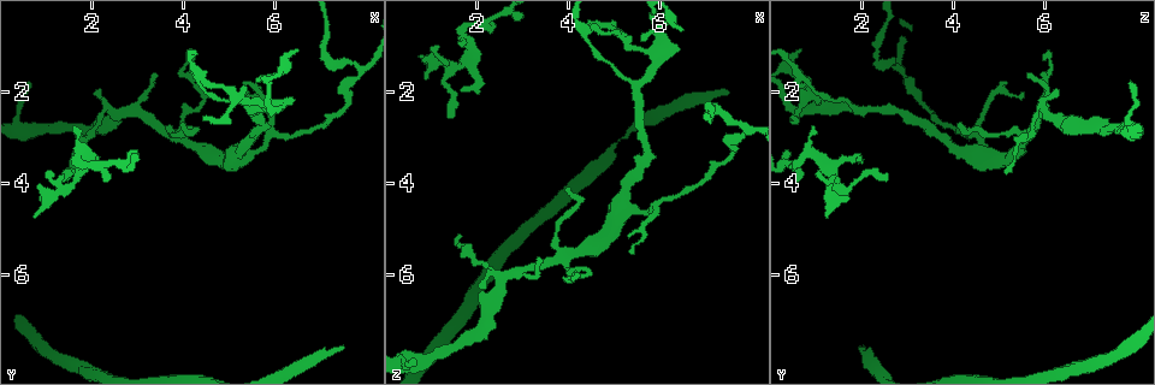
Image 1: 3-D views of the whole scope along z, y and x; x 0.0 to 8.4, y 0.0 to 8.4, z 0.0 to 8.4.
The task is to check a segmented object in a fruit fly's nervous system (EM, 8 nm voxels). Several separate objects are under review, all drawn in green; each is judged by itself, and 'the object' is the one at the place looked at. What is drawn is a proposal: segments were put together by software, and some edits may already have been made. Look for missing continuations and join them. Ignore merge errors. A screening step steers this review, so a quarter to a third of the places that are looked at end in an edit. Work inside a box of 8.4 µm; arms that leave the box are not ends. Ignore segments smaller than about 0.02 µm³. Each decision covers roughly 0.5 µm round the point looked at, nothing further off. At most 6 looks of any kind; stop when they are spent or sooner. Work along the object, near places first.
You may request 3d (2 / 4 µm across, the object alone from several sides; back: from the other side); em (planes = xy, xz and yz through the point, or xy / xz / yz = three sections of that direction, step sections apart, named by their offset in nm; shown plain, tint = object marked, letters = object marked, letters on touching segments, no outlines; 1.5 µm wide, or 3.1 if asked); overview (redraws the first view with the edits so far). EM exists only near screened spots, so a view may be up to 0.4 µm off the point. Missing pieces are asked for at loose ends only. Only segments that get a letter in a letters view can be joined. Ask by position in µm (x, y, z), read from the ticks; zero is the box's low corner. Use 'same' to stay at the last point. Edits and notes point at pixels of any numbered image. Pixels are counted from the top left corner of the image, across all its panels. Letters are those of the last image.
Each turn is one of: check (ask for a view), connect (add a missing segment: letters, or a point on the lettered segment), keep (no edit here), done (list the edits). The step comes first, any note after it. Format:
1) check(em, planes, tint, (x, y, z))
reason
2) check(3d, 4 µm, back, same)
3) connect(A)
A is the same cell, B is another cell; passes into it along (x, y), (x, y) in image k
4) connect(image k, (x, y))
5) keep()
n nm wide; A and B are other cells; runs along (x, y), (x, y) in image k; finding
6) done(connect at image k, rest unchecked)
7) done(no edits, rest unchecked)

check(em, planes, letters, (4.25, 1.30, 6.05))
tapers out

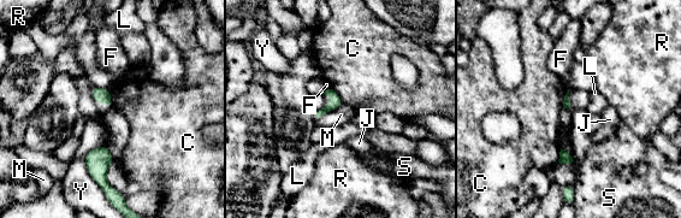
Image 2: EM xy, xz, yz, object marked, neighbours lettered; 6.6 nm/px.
keep()
C, F, J, L, M, R, S and Y are other cells; border along (343, 104), (327, 111), (314, 122) in image 2; none of them fits

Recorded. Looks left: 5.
check(3d, 2 µm, (1.55, 2.75, 0.85))
an open end

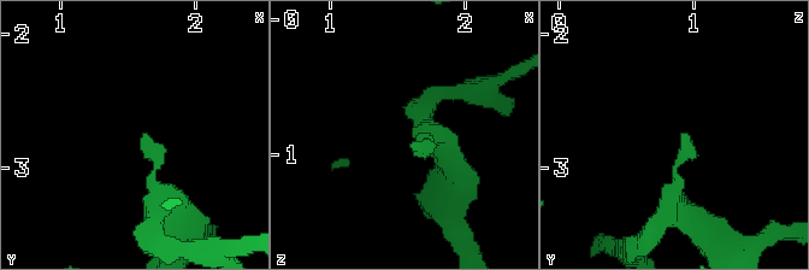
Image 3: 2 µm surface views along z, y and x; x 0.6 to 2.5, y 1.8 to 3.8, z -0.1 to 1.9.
check(em, planes, tint, (1.62, 2.74, 0.90))

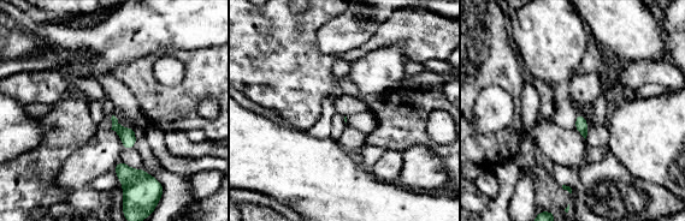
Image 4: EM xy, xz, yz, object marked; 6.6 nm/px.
check(em, planes, letters, same)
see the neighbours

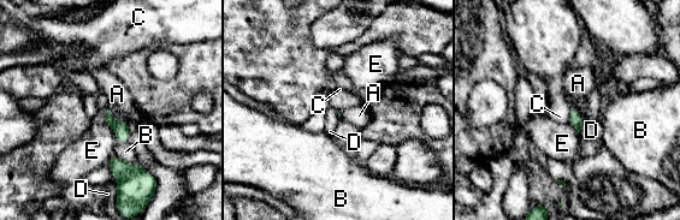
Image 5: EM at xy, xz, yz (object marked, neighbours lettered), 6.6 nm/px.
keep()
A, B, C, D and E are other cells; border along (107, 108), (114, 119), (128, 123) in image 5; no lettered segment goes on from it

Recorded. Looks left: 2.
check(3d, 4 µm, (7.50, 7.55, 2.05))
long arm stops here

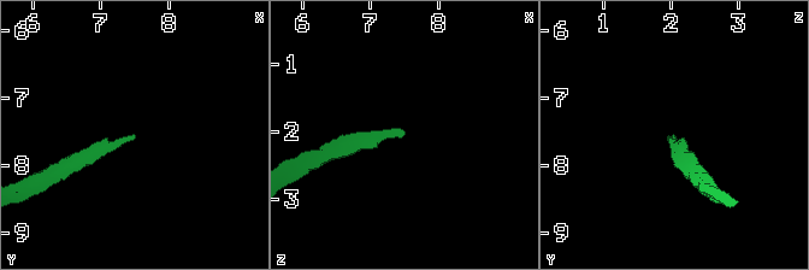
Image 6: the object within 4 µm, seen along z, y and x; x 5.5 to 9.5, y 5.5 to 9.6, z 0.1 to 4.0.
check(em, planes, letters, (7.50, 7.55, 2.05))

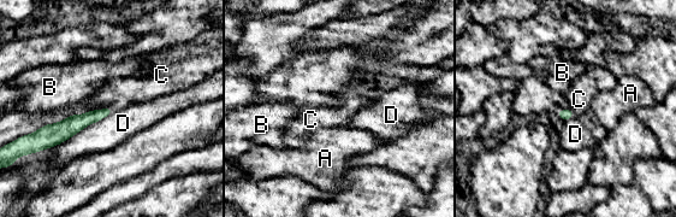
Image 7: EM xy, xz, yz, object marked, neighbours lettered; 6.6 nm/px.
connect(C)
C is the same cell, A, B and D are other cells; passes into it along (72, 124), (102, 109), (119, 92) in image 7; the neuron continues

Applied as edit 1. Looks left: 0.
done(connect at image 7, rest unchecked)

